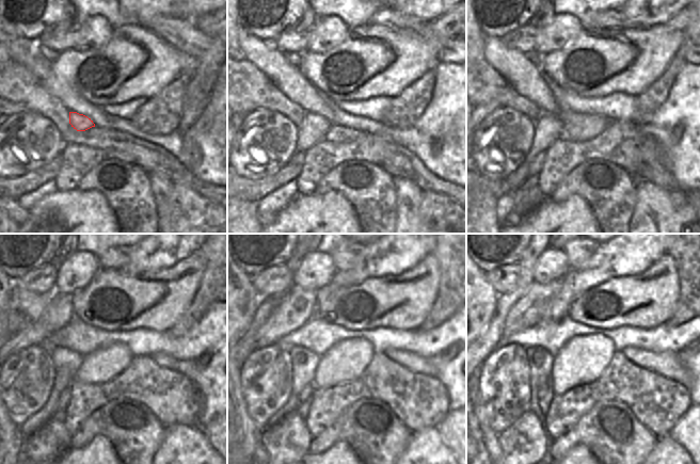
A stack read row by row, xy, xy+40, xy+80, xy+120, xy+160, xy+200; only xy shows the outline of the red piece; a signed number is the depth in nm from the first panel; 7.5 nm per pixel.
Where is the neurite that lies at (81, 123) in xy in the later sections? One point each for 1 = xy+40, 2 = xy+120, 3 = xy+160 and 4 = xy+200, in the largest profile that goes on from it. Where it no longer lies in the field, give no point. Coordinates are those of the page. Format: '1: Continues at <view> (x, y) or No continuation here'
1: Continues at xy+40 (314, 127)
2: Continues at xy+120 (66, 362)
3: Continues at xy+160 (304, 362)
4: Continues at xy+200 (541, 362)

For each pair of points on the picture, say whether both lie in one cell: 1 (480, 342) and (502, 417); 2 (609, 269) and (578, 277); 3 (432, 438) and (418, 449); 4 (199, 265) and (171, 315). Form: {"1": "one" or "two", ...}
{"1": "two", "2": "one", "3": "one", "4": "one"}

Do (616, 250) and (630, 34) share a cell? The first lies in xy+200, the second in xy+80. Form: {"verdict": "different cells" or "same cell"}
{"verdict": "different cells"}

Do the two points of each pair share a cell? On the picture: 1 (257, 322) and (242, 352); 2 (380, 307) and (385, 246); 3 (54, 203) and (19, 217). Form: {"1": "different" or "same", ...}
{"1": "same", "2": "different", "3": "different"}

